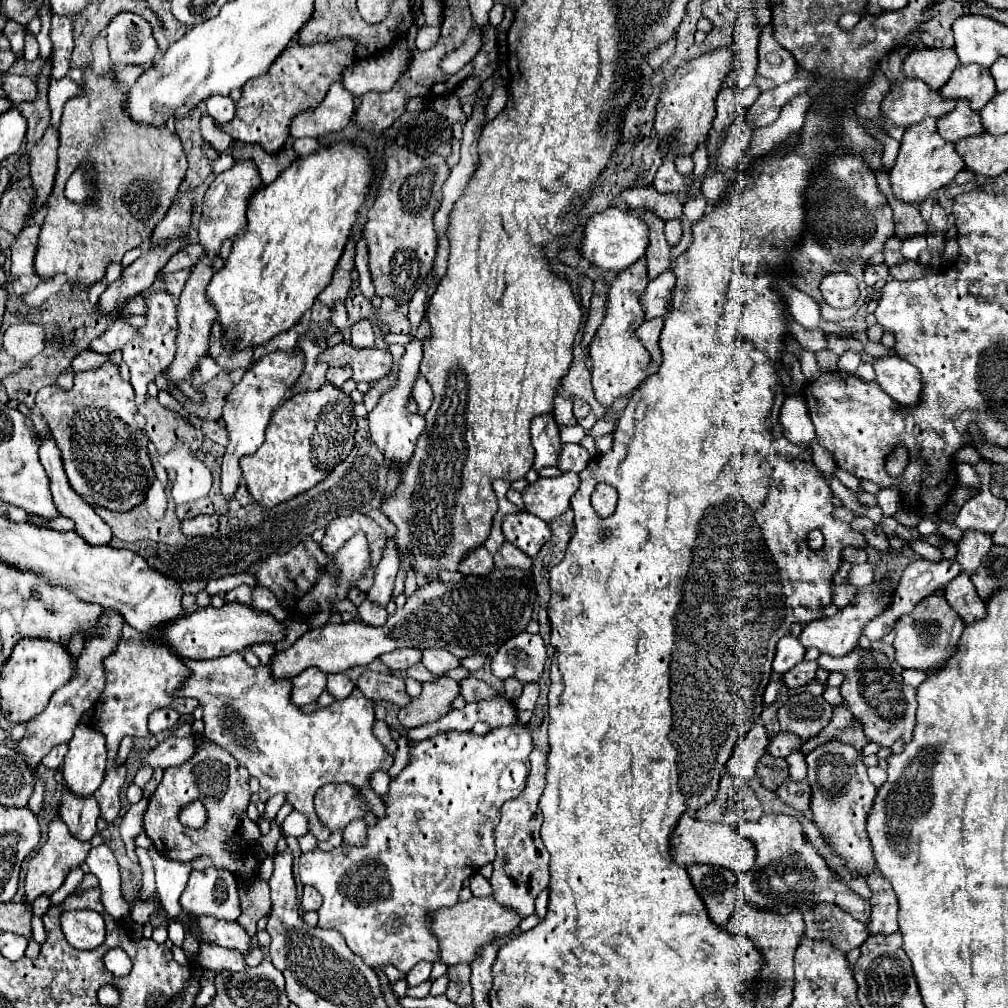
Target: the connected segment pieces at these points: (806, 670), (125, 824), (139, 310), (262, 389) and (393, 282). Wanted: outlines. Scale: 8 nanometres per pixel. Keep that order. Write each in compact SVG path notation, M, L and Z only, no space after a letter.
M800 662L800 664L796 664L790 672L786 672L784 676L782 676L782 680L784 680L784 686L788 688L788 690L792 690L792 688L802 688L802 686L806 686L806 684L810 684L814 678L816 678L816 670L818 670L818 662Z
M142 798L138 804L132 804L130 810L122 816L120 820L120 834L122 834L122 840L126 844L126 852L128 852L128 858L138 862L138 857L134 854L134 838L142 832L142 816L146 812L146 798Z
M136 296L136 298L132 298L132 300L124 306L124 312L122 312L122 314L144 314L144 310L146 310L144 298L142 298L142 296Z
M276 350L268 356L264 356L260 362L256 362L244 378L232 388L232 394L228 396L228 404L224 406L224 424L228 430L228 448L222 460L222 494L226 498L232 498L238 482L242 478L242 470L238 466L238 460L246 454L252 454L262 442L264 442L264 430L270 422L270 416L276 406L286 398L294 382L300 378L304 370L304 354L302 352L284 352Z
M394 142L386 148L386 172L380 180L378 198L368 210L368 224L364 228L368 268L376 296L388 296L396 300L396 304L406 304L422 286L428 270L432 270L438 246L432 218L440 208L442 184L448 174L450 170L442 156L420 158Z

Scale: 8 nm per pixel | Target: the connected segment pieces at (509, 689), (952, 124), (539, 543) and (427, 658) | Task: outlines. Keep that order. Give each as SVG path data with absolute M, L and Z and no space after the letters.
M510 678L510 680L504 682L504 688L506 688L506 698L508 700L516 700L522 694L524 684L520 680L516 680L516 678Z
M958 100L956 108L954 108L950 114L946 114L944 118L938 118L938 134L940 134L944 140L948 140L948 142L958 142L958 140L968 138L968 136L978 136L980 132L982 132L982 120L980 120L978 112L974 112L974 110L968 106L966 100Z
M528 512L506 516L502 522L502 532L510 544L520 548L530 558L540 552L540 548L548 542L552 534L550 526L544 524L544 520Z
M430 648L430 650L424 650L422 652L422 664L436 676L436 678L442 678L446 672L454 670L460 666L460 660L456 656L452 656L448 650L442 650L442 648Z

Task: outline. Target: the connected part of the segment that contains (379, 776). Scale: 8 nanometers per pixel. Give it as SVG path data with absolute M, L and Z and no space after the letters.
M377 771L372 774L370 786L380 797L384 797L389 790L390 776L387 772Z

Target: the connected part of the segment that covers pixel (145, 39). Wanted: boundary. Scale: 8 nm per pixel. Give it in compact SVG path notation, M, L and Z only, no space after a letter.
M118 14L100 32L100 36L108 42L114 66L150 64L156 56L156 40L152 36L150 24L136 14Z

